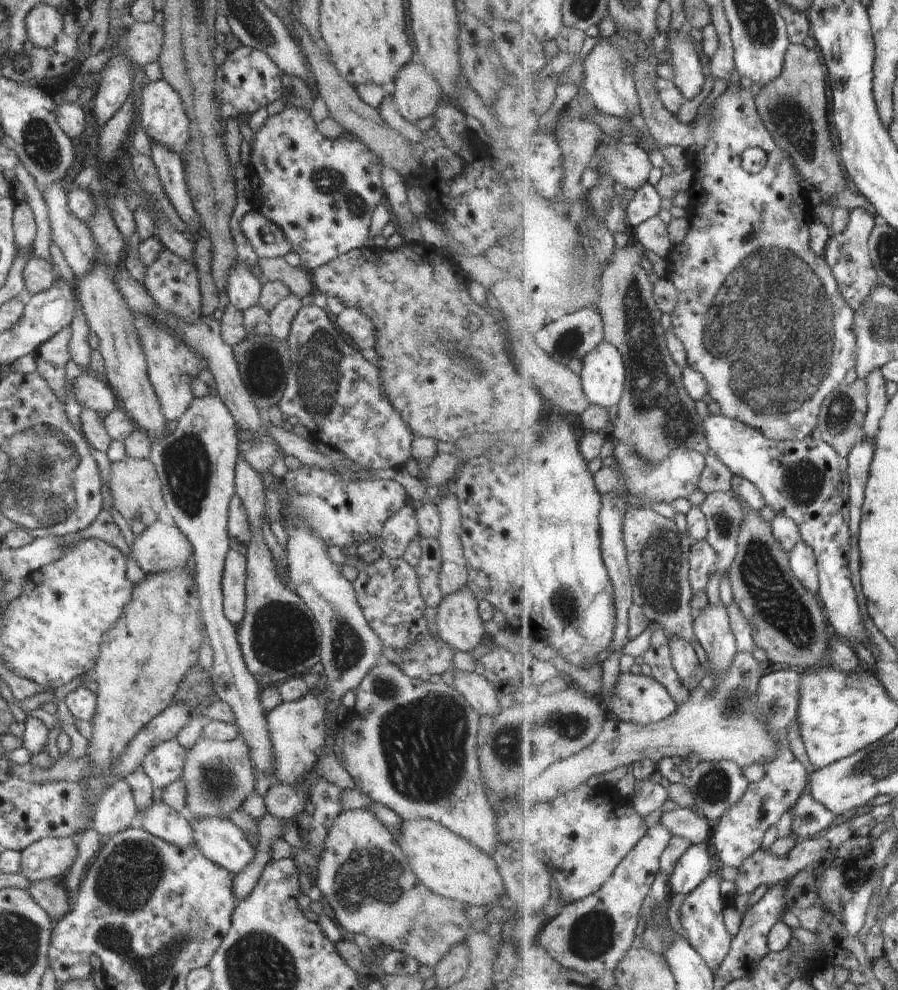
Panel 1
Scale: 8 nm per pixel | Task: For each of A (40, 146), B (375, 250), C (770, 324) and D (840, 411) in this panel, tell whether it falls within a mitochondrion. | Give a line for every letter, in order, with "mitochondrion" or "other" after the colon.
A: mitochondrion
B: other
C: mitochondrion
D: mitochondrion

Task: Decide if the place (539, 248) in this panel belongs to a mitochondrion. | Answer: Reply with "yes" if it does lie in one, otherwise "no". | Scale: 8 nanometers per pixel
no

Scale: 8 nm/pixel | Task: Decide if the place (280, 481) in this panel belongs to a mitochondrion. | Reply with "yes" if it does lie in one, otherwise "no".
no

